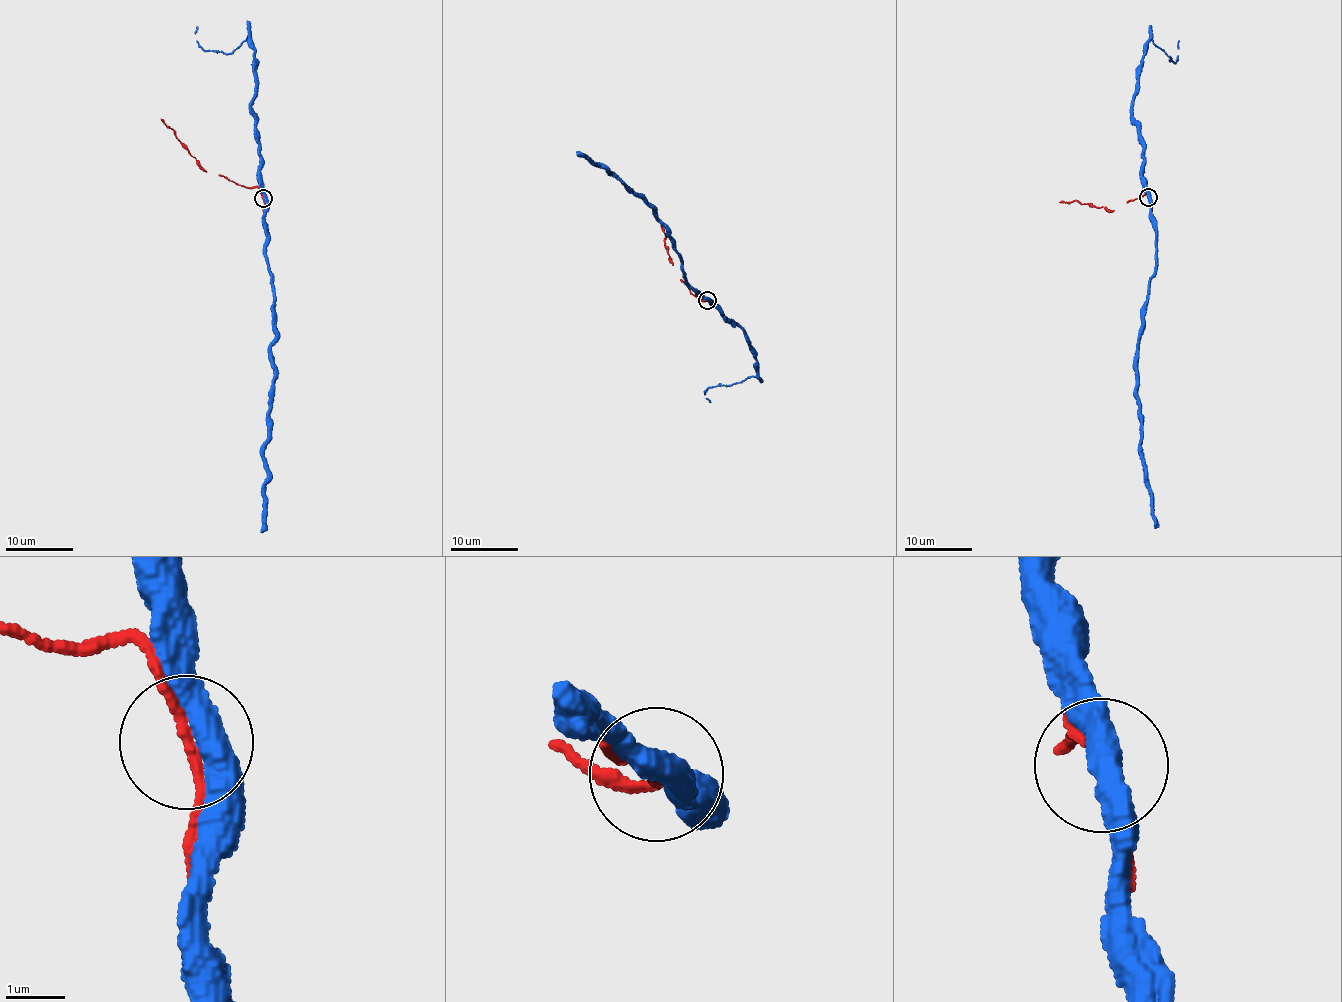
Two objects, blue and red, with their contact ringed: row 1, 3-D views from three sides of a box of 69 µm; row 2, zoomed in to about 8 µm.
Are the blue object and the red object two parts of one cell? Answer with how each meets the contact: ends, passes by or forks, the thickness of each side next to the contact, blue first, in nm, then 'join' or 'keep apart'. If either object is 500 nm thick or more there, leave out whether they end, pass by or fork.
blue passes by | red passes by | 440/140 nm | join

